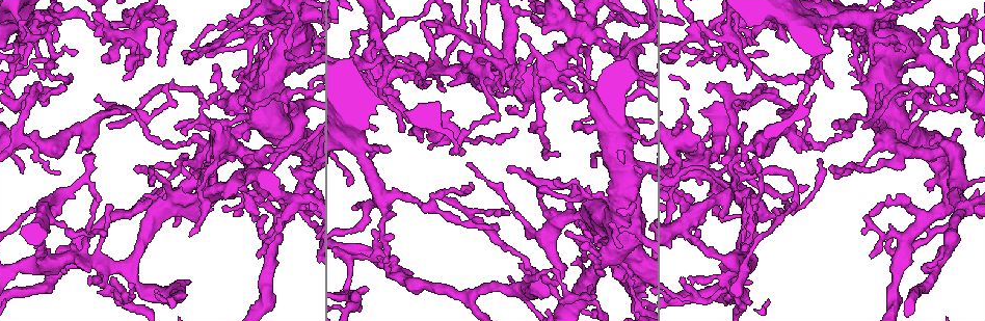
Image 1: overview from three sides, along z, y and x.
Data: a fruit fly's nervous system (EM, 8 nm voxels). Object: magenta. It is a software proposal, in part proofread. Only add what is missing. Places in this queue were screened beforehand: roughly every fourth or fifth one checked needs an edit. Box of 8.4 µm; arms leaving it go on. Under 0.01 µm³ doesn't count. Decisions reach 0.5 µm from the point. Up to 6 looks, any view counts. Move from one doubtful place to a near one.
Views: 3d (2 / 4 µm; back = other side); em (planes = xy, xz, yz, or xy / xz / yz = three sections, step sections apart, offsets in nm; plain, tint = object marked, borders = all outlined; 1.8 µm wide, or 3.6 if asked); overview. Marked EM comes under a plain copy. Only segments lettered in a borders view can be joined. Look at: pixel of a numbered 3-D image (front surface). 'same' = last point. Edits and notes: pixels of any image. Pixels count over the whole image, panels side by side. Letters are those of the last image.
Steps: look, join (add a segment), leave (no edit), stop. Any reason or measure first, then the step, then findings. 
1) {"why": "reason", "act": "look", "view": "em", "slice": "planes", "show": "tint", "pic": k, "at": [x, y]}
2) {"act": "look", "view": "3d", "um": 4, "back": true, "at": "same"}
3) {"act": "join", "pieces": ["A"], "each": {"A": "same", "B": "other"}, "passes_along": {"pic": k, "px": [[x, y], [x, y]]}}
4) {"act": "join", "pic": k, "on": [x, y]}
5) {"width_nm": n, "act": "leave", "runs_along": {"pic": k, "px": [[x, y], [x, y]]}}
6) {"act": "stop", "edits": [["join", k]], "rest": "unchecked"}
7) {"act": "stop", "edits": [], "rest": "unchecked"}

{"why": "thin end", "act": "look", "view": "em", "slice": "planes", "show": "borders", "pic": 1, "at": [951, 88]}

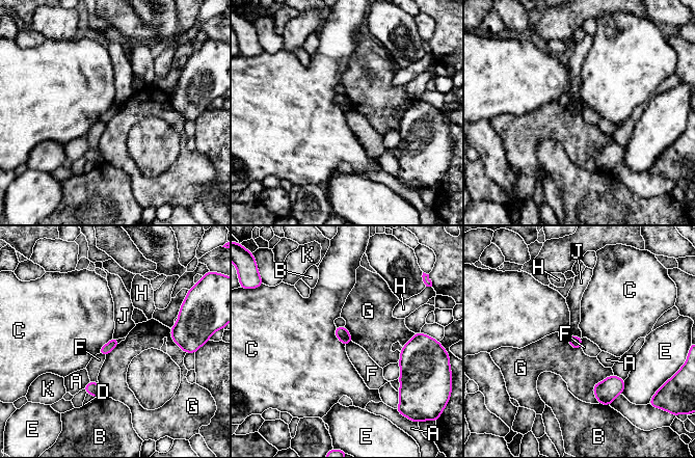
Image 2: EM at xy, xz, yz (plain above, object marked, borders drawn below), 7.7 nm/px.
{"act": "leave", "each": {"A": "other", "B": "other", "C": "other", "D": "other", "E": "other", "F": "other", "G": "other", "H": "other", "J": "other", "K": "other"}, "found": "none of them fits"}

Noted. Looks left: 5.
{"why": "sharp bend", "act": "look", "view": "3d", "um": 4, "back": true, "pic": 1, "at": [109, 113]}

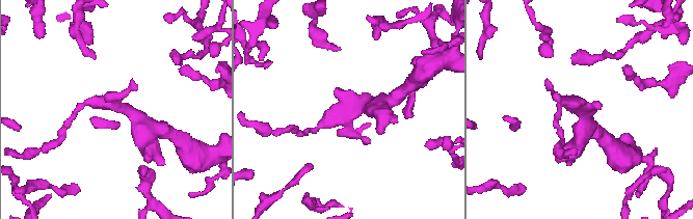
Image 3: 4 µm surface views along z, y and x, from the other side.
{"act": "look", "view": "em", "slice": "xz", "step": 4, "show": "tint", "pic": 3, "at": [116, 105]}

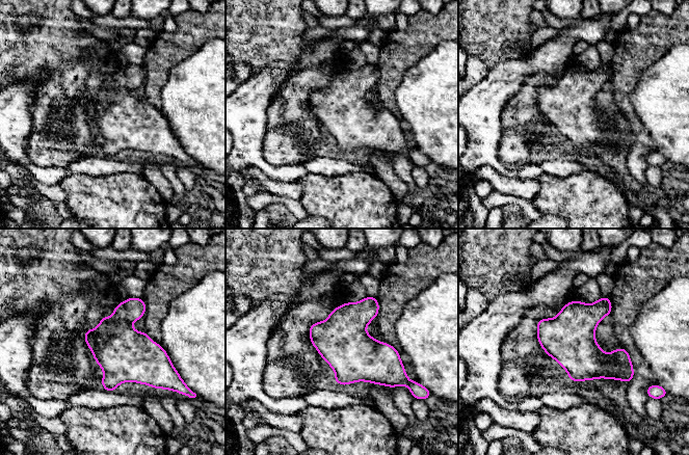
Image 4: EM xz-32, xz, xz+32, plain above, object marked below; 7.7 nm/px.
{"why": "see the neighbours", "act": "look", "view": "em", "slice": "xz", "step": 4, "show": "borders", "at": "same"}

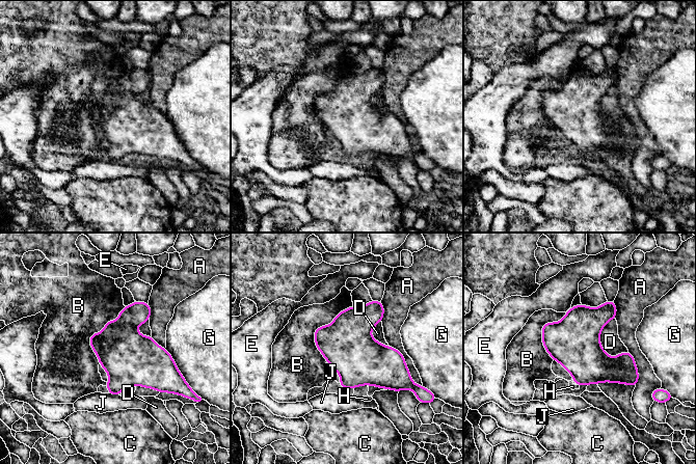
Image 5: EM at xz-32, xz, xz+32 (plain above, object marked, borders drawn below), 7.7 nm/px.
{"act": "leave", "each": {"A": "other", "B": "other", "C": "other", "D": "other", "E": "other", "G": "other", "H": "other", "J": "other"}, "border": {"pic": 5, "px": [[581, 303], [542, 325], [553, 359]]}, "found": "no lettered segment goes on from it"}

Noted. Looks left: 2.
{"act": "stop", "edits": [], "rest": "unchecked"}

